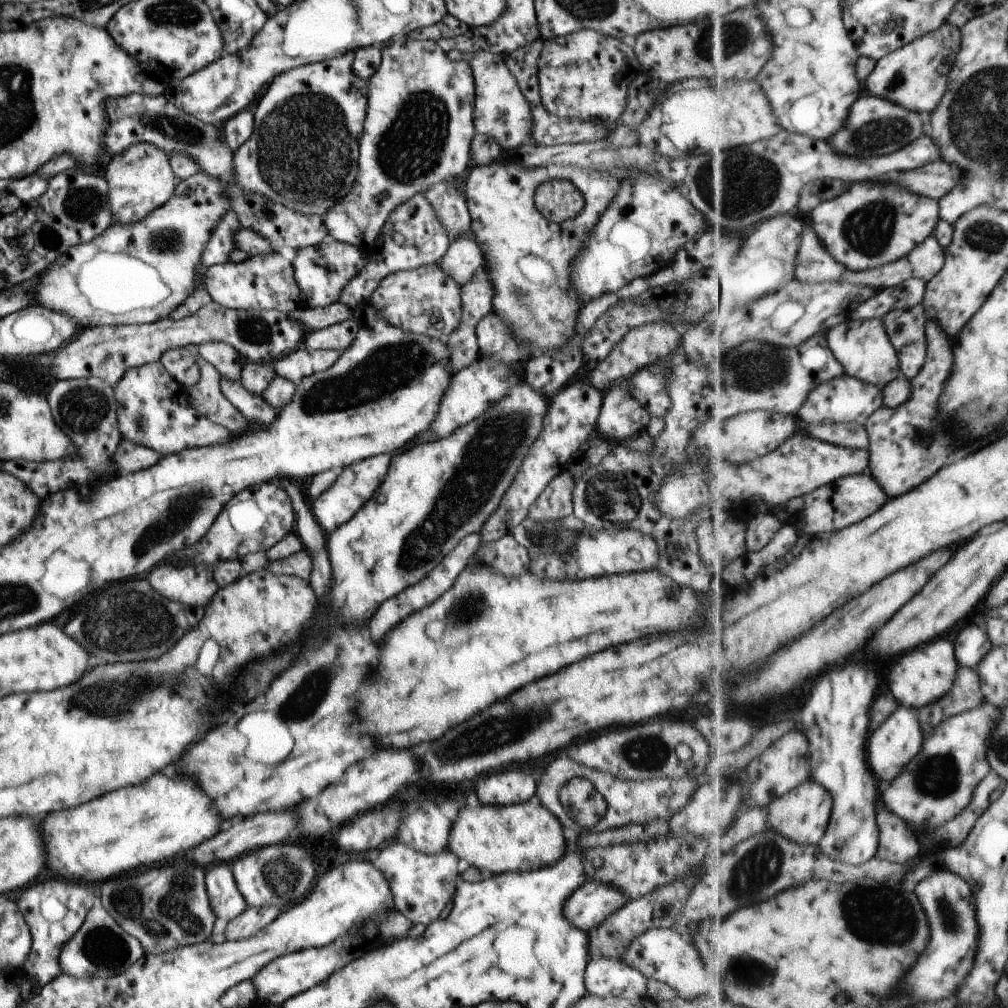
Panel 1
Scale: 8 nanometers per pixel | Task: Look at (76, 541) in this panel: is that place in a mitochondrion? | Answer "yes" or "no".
no

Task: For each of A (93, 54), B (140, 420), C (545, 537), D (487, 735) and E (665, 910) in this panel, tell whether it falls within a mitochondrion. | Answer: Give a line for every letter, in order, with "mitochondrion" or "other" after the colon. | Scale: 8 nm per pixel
A: other
B: mitochondrion
C: mitochondrion
D: mitochondrion
E: other

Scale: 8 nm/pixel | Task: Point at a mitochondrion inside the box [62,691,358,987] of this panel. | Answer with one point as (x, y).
(178, 917)

